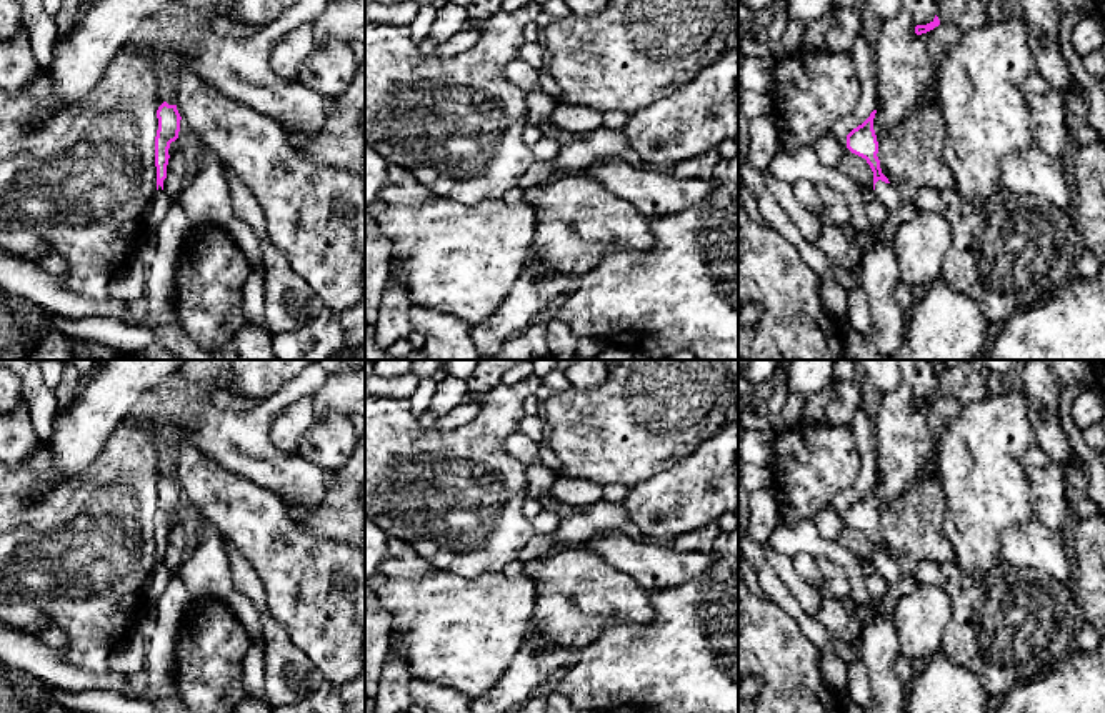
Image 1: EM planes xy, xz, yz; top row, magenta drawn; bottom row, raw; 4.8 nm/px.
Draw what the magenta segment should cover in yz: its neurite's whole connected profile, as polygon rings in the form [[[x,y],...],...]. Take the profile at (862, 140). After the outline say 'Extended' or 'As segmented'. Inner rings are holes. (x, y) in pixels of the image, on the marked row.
[[[873,110],[862,125],[853,128],[847,135],[847,148],[852,153],[865,158],[867,163],[870,165],[873,172],[873,190],[877,197],[880,198],[880,202],[883,203],[883,207],[887,208],[887,225],[885,227],[892,233],[895,233],[902,225],[908,223],[913,218],[915,210],[902,203],[898,193],[890,185],[888,178],[882,173],[880,160],[877,157],[878,142],[877,142],[877,135],[873,130],[875,113],[877,110]]]. Extended

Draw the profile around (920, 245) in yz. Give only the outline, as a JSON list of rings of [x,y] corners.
[[[915,212],[913,218],[893,233],[893,243],[900,280],[920,302],[942,277],[950,227],[942,212]]]

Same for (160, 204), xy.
[[[157,190],[147,212],[145,228],[158,228],[172,205],[172,195],[165,190]]]

